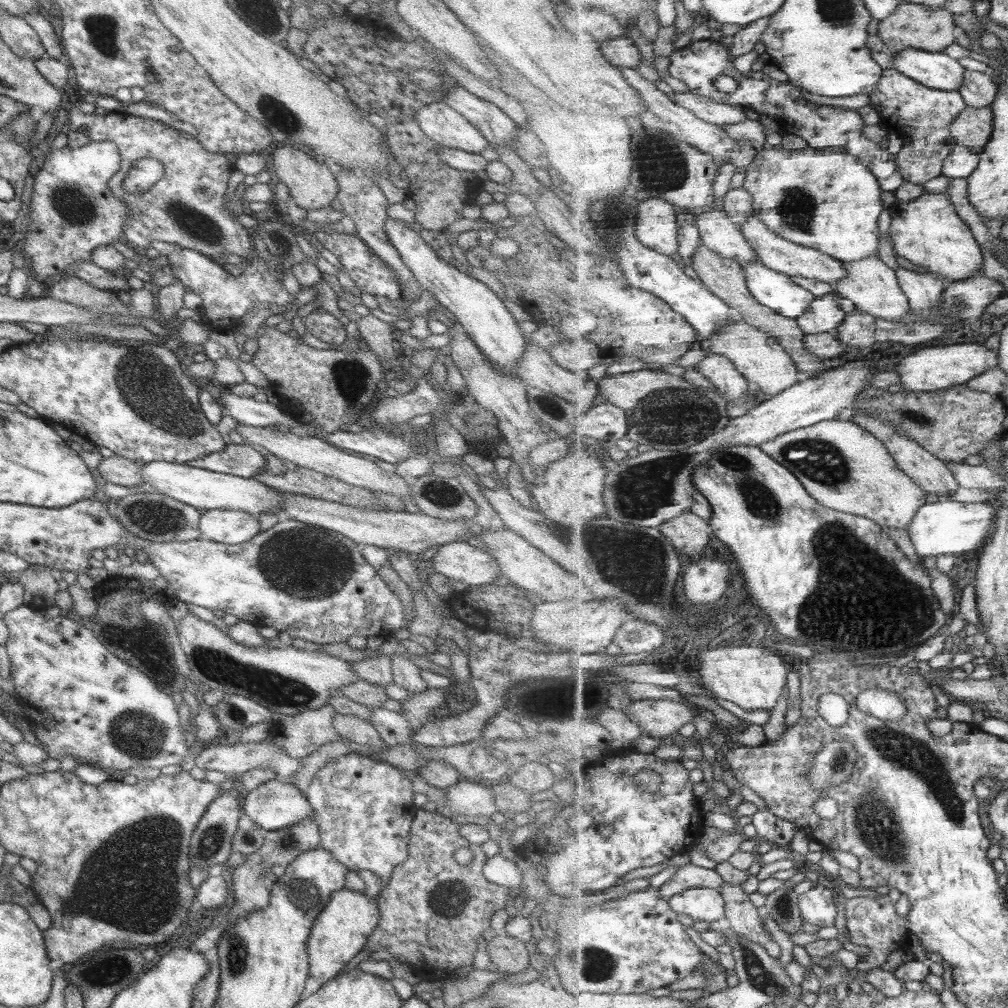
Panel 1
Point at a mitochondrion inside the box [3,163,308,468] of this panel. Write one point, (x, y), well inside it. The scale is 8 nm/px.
(146, 384)

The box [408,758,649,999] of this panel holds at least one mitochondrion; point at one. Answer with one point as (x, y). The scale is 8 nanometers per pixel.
(597, 963)

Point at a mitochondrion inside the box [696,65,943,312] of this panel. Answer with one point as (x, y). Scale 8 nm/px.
(796, 207)

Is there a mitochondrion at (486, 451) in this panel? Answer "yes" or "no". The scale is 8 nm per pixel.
no

